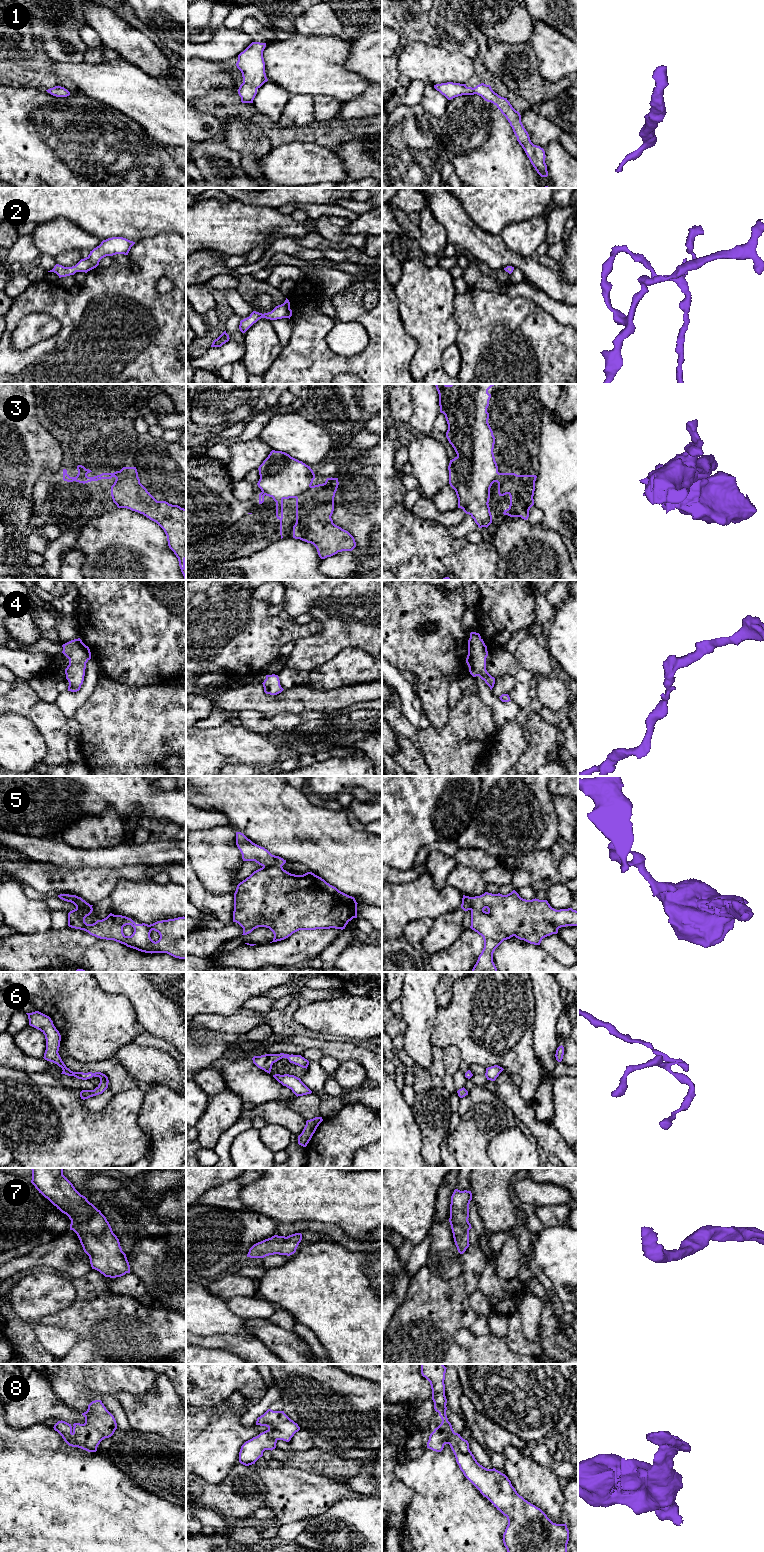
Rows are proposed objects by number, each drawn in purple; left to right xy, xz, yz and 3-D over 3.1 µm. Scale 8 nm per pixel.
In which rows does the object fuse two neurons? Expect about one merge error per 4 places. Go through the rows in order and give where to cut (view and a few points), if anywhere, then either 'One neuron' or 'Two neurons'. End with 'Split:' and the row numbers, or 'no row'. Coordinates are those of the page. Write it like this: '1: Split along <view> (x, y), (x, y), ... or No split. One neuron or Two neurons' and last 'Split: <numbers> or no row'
1: No split. One neuron
2: No split. One neuron
3: Split along xz (310, 485), (305, 491), (295, 497). Two neurons
4: No split. One neuron
5: Split along xz (281, 866), (263, 867). Two neurons
6: No split. One neuron
7: No split. One neuron
8: No split. One neuron
Split: 3, 5

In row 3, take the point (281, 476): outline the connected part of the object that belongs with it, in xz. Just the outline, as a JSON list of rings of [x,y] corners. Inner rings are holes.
[[[272,450],[258,470],[258,487],[273,499],[296,498],[306,492],[315,479],[310,466],[282,451]]]

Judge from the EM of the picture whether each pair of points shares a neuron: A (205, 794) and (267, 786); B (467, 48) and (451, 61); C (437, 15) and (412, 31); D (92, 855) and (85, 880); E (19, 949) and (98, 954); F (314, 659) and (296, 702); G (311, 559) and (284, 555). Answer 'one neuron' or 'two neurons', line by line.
A: one neuron
B: two neurons
C: two neurons
D: two neurons
E: one neuron
F: two neurons
G: one neuron

